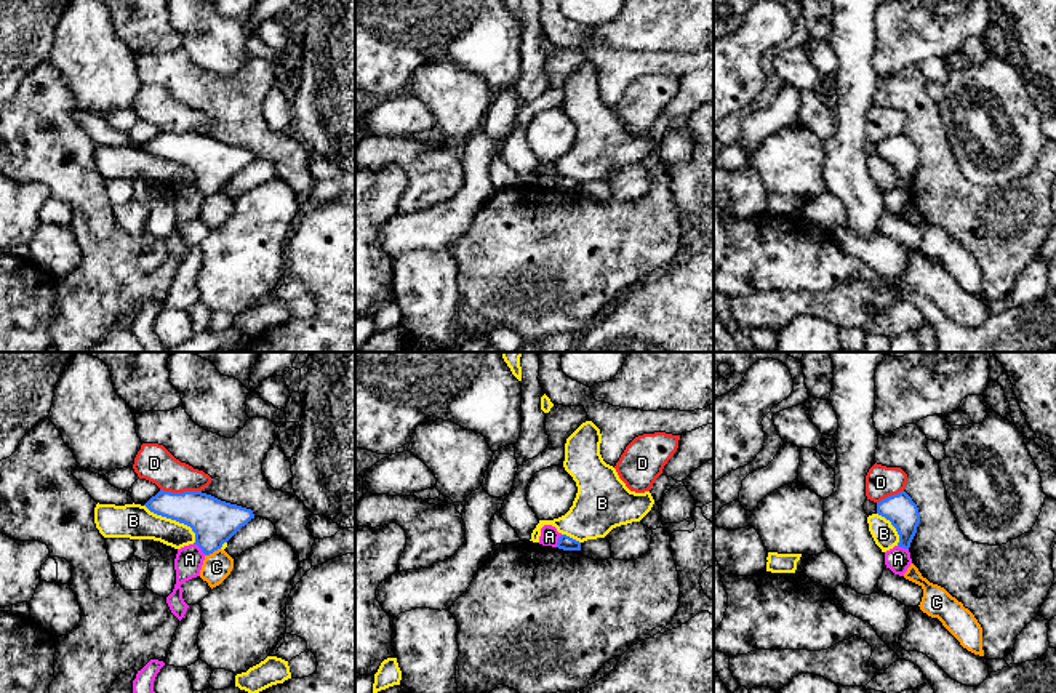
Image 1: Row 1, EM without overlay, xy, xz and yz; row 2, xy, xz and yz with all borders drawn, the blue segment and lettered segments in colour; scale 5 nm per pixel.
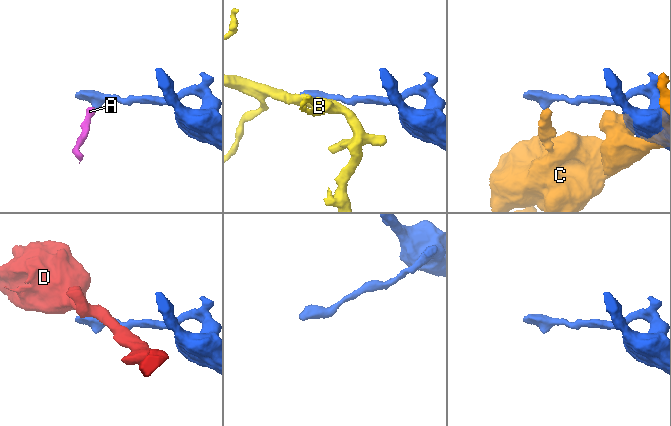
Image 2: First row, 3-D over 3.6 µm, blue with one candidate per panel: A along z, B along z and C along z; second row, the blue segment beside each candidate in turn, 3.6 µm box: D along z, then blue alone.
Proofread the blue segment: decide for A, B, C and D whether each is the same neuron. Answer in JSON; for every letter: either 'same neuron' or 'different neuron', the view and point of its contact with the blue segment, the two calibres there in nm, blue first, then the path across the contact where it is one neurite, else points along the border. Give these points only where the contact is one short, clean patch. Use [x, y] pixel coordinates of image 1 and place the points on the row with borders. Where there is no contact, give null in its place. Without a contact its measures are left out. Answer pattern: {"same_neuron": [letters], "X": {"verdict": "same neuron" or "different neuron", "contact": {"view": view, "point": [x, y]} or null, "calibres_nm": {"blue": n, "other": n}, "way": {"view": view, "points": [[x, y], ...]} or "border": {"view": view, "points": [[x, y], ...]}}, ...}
{"same_neuron": [], "A": {"verdict": "different neuron", "contact": {"view": "xy", "point": [200, 548]}, "calibres_nm": {"blue": 220, "other": 140}, "border": {"view": "xy", "points": [[194, 543], [205, 554]]}}, "B": {"verdict": "different neuron", "contact": {"view": "xy", "point": [175, 519]}, "calibres_nm": {"blue": 220, "other": 180}}, "C": {"verdict": "different neuron", "contact": {"view": "xy", "point": [212, 552]}, "calibres_nm": {"blue": 220, "other": 150}}, "D": {"verdict": "different neuron", "contact": {"view": "xy", "point": [181, 493]}, "calibres_nm": {"blue": 220, "other": 190}}}

